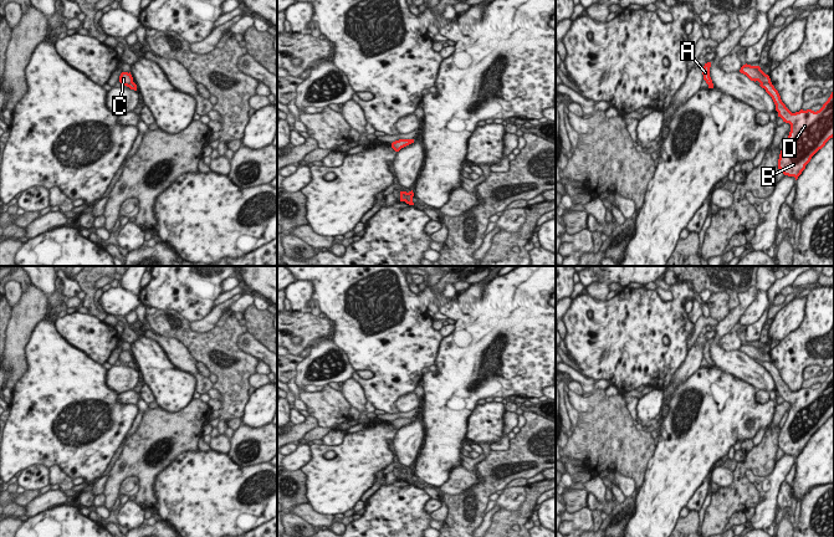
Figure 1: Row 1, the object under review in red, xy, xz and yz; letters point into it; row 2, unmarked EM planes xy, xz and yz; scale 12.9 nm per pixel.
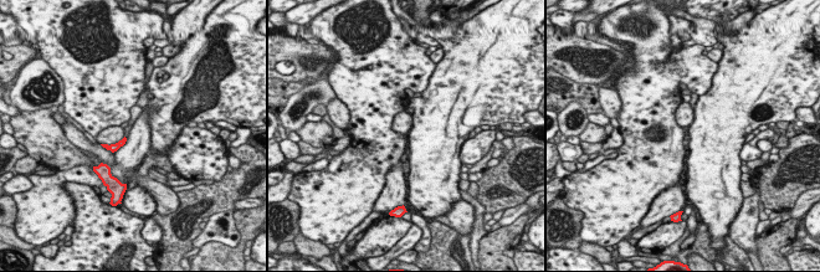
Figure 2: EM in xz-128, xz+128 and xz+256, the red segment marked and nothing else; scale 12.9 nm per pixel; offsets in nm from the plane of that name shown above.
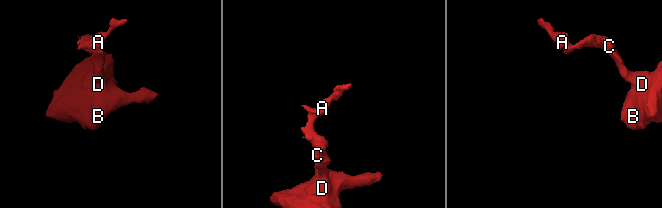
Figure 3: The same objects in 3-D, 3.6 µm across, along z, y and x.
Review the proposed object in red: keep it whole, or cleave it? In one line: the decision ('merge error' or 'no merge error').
merge error

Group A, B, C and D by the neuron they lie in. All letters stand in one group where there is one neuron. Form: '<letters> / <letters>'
A C / B D

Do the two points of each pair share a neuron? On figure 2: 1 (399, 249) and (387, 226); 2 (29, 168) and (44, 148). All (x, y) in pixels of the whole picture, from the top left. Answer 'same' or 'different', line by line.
1: different
2: different

